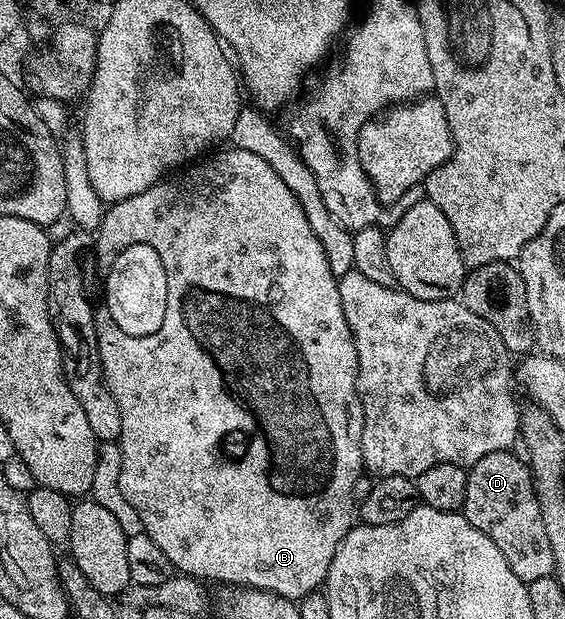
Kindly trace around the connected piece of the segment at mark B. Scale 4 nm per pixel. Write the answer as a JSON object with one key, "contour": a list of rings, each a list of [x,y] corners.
{"contour":[[[216,149],[202,160],[192,161],[186,168],[145,188],[145,192],[112,202],[104,209],[93,242],[93,254],[99,257],[100,267],[111,266],[120,252],[130,246],[153,248],[153,252],[161,256],[161,265],[165,267],[169,296],[165,304],[165,320],[161,320],[161,324],[145,336],[129,336],[129,332],[121,332],[113,316],[109,316],[106,304],[100,305],[95,311],[97,344],[103,379],[109,392],[113,392],[113,400],[117,400],[117,409],[121,411],[121,436],[118,440],[121,448],[121,493],[129,504],[133,504],[133,512],[141,516],[143,533],[152,538],[165,556],[169,556],[180,575],[200,580],[209,578],[219,582],[215,584],[228,586],[252,586],[255,590],[268,590],[277,596],[298,600],[316,593],[326,583],[329,564],[333,564],[333,556],[343,537],[351,531],[357,514],[355,485],[365,474],[361,456],[363,400],[359,396],[357,348],[345,320],[345,308],[341,308],[339,279],[333,268],[329,268],[325,248],[321,248],[321,240],[313,236],[313,228],[309,228],[309,220],[305,220],[305,212],[297,196],[289,192],[289,184],[285,184],[285,180],[281,180],[281,176],[277,176],[277,172],[273,172],[261,156],[253,156],[253,152],[244,150],[226,149]]]}

